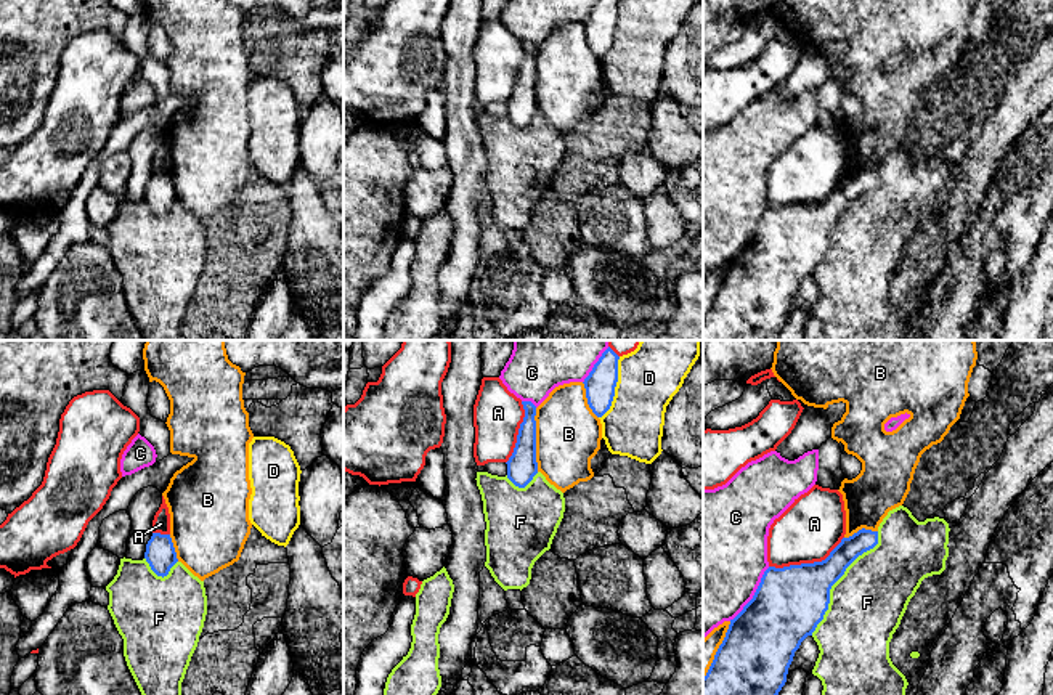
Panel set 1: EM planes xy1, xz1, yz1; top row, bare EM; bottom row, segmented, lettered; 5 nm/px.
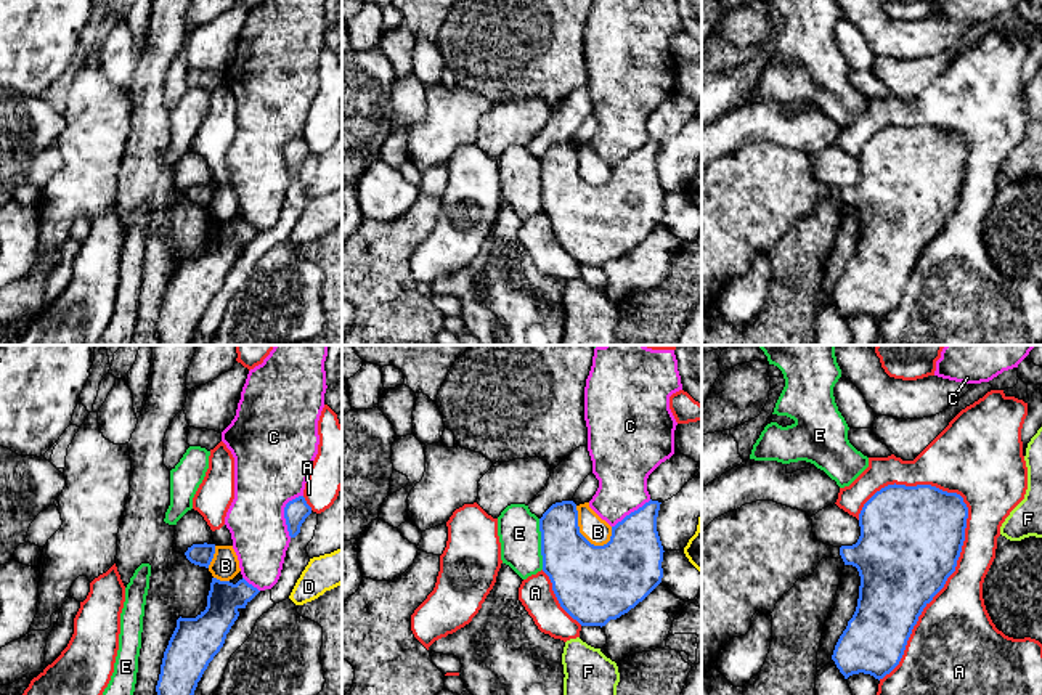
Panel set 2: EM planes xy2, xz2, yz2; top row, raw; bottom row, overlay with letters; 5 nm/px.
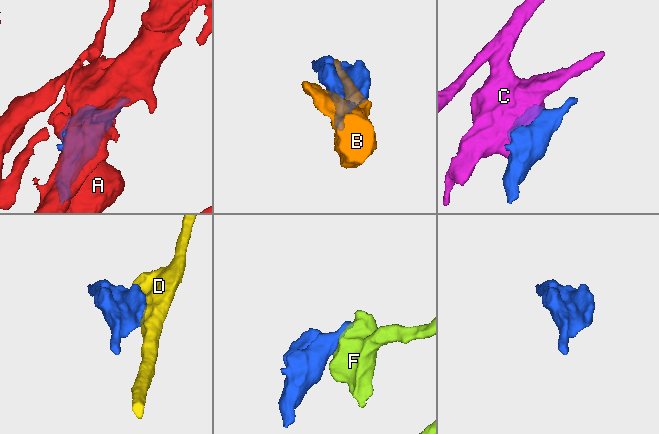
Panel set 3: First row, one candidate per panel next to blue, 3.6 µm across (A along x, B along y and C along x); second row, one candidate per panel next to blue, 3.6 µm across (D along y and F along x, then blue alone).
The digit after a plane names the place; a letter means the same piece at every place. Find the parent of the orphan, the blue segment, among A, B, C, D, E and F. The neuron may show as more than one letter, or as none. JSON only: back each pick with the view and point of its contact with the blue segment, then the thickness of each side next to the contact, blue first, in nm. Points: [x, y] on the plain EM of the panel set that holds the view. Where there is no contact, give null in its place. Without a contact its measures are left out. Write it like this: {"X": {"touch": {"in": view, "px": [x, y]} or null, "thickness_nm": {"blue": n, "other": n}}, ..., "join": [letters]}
{"join": []}

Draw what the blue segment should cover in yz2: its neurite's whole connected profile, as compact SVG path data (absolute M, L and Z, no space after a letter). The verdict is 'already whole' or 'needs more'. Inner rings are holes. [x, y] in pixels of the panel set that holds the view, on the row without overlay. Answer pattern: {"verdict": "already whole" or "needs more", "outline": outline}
{"verdict": "needs more", "outline": "M896 124L881 128L864 144L859 154L861 177L853 186L833 188L817 181L812 161L806 152L774 141L745 144L714 159L702 173L702 318L718 307L718 295L731 279L750 271L756 252L771 255L779 239L798 220L812 215L822 199L833 197L857 209L861 226L856 252L840 276L832 300L845 319L859 313L883 319L899 305L923 249L955 212L965 181L967 159L968 148L960 135L931 125Z"}

